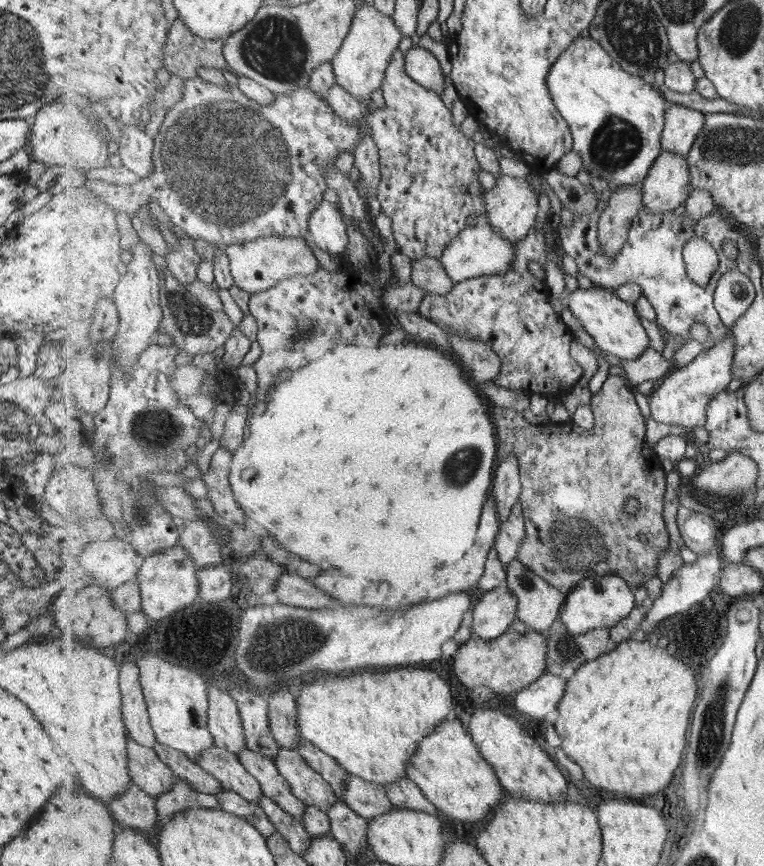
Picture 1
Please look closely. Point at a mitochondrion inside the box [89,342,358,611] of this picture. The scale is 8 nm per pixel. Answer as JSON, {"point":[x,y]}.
{"point":[156,428]}

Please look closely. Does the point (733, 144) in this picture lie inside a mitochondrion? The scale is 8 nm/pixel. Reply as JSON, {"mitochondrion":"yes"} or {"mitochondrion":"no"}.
{"mitochondrion":"yes"}

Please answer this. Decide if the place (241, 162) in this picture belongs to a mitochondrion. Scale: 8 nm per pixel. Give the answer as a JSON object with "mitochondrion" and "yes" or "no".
{"mitochondrion":"yes"}

